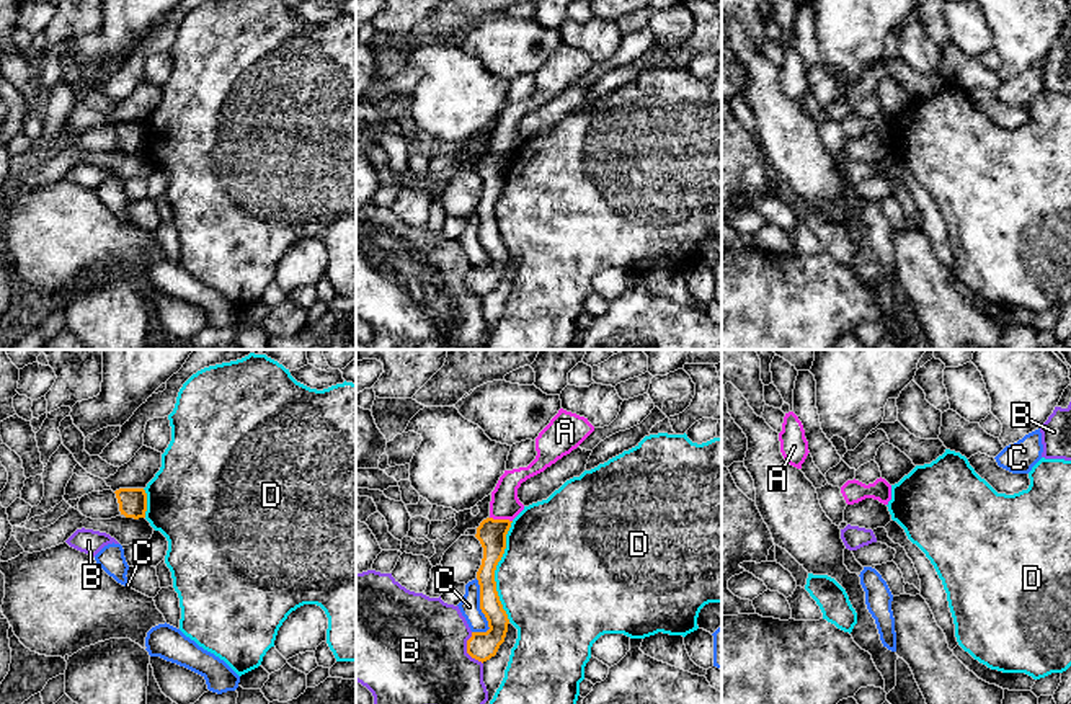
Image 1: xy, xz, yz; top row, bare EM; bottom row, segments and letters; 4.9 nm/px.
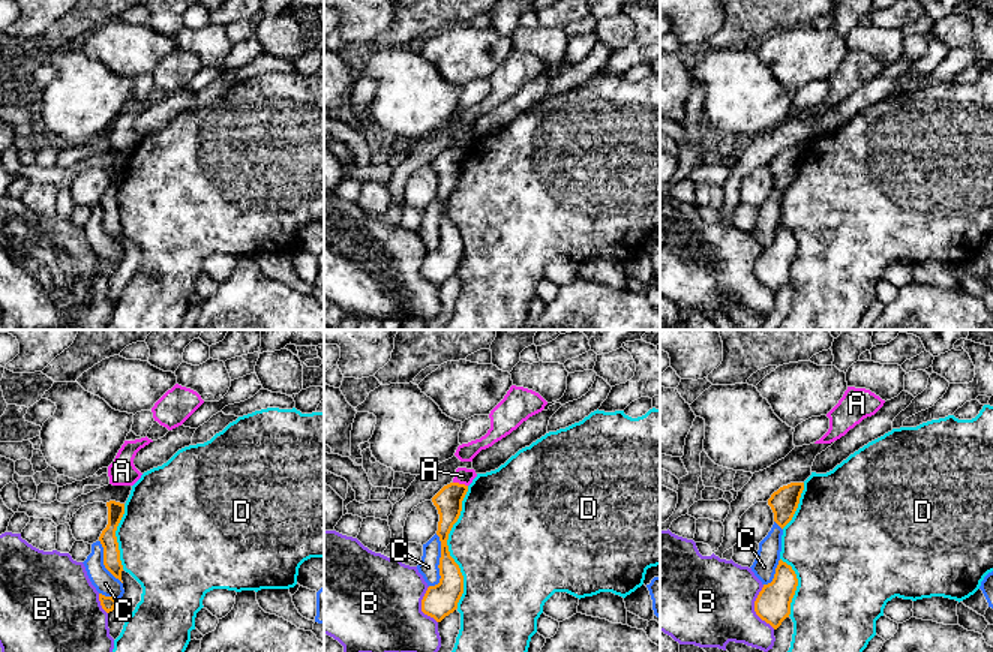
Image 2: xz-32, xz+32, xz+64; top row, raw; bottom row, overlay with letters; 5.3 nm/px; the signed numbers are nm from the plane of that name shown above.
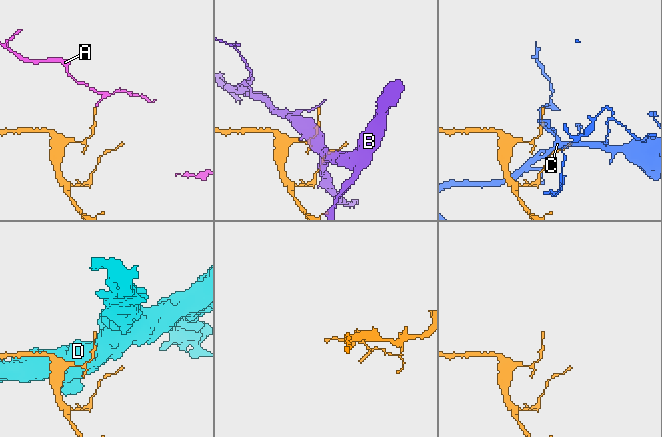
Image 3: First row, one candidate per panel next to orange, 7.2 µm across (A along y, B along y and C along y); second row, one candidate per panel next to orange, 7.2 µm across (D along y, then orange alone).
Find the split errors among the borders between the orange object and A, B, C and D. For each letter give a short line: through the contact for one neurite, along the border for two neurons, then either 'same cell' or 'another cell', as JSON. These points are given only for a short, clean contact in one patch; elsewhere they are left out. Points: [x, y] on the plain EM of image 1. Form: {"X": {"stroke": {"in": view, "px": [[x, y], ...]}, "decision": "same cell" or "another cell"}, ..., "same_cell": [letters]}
{"A": {"stroke": {"in": "xz", "px": [[490, 151], [511, 155]]}, "decision": "another cell"}, "B": {"stroke": {"in": "xz", "px": [[471, 267], [467, 286], [482, 298]]}, "decision": "another cell"}, "C": {"decision": "another cell"}, "D": {"decision": "another cell"}, "same_cell": []}

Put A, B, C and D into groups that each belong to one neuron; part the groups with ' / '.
A / B / C / D

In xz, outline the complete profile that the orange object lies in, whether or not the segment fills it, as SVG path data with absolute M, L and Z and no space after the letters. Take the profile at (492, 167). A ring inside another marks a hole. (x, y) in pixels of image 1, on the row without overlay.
M487 152L480 157L475 168L483 181L482 199L477 206L480 243L490 263L487 266L472 266L472 271L467 274L467 287L482 297L496 289L508 266L509 253L496 225L495 204L504 188L511 157L509 154Z

